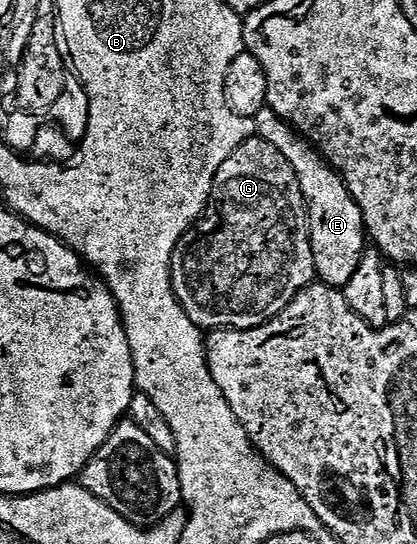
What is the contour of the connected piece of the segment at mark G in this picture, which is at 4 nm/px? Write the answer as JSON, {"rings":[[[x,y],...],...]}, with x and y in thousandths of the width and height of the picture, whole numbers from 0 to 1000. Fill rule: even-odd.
{"rings":[[[600,252],[592,256],[580,268],[556,276],[556,287],[549,292],[532,296],[532,303],[508,335],[508,351],[499,357],[501,375],[489,382],[489,393],[422,445],[422,456],[412,467],[412,529],[422,540],[422,550],[436,561],[441,574],[456,583],[456,590],[465,590],[472,601],[482,605],[588,608],[602,601],[624,601],[631,594],[640,594],[643,588],[657,585],[669,572],[686,568],[686,561],[698,553],[703,542],[712,542],[724,529],[741,526],[758,513],[758,489],[748,469],[743,465],[719,469],[719,454],[724,461],[724,419],[734,410],[734,390],[724,347],[715,340],[705,311],[695,311],[686,289],[676,289],[676,281],[667,281],[667,274],[657,274],[650,259],[640,254],[635,257],[614,254]]]}

